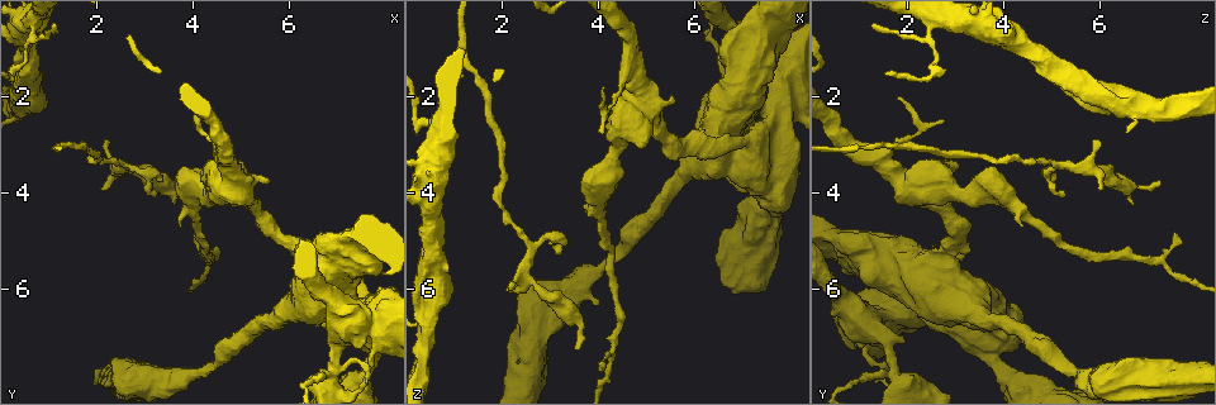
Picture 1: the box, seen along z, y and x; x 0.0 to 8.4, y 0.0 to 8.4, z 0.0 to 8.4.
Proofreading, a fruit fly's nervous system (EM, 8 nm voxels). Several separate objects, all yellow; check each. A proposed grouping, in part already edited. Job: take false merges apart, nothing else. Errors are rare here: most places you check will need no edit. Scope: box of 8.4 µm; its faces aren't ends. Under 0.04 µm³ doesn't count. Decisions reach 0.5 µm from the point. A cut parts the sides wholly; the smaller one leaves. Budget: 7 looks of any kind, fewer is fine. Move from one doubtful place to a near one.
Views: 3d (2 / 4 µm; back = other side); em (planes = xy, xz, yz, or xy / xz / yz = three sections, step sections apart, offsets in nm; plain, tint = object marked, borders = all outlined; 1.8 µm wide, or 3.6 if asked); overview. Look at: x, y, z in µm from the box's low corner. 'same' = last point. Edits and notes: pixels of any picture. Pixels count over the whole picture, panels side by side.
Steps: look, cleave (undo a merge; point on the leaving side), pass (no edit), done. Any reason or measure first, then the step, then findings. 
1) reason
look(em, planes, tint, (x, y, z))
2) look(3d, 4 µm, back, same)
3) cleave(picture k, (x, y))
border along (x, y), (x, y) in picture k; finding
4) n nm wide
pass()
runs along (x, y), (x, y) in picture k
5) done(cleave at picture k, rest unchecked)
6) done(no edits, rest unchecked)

a narrow waist
look(3d, 2 µm, (2.60, 3.50, 5.85))

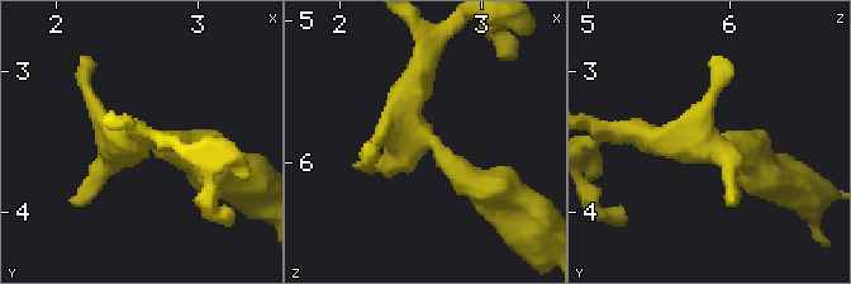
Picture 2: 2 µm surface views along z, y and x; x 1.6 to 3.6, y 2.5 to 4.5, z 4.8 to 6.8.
look(em, planes, tint, (2.66, 3.48, 5.86))

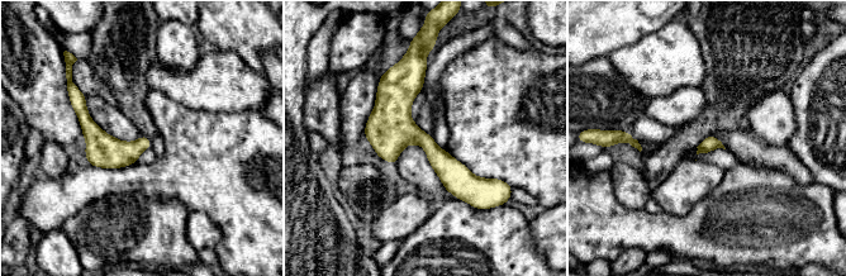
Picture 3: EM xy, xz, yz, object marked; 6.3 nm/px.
100 nm wide
pass()
all the same neuron

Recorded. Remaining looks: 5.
two arms in line, one across
look(3d, 4 µm, (6.95, 7.75, 1.70))

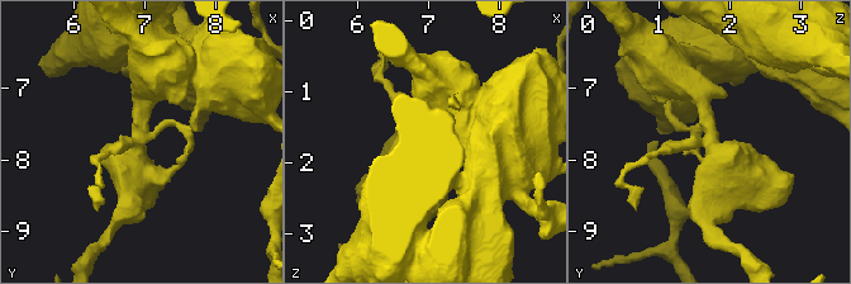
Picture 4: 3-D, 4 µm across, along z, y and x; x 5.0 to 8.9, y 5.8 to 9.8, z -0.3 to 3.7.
now the EM
look(em, 3.6 µm, xy, step 4, tint, (6.90, 7.70, 1.70))

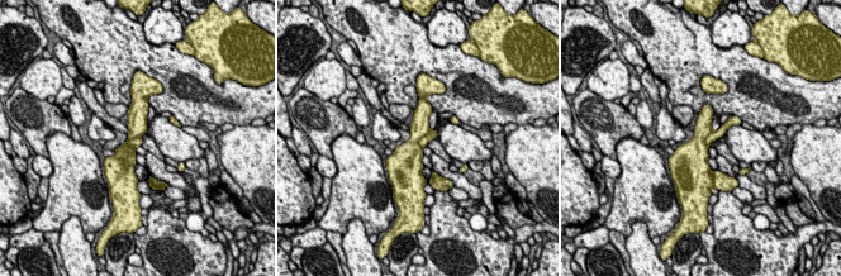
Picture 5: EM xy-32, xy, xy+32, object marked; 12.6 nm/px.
cut it another way
look(em, 3.6 µm, planes, borders, same)

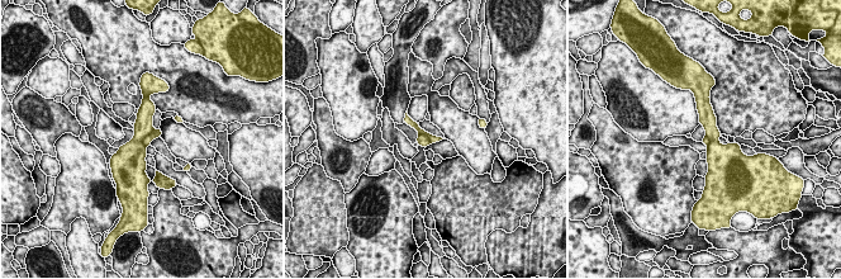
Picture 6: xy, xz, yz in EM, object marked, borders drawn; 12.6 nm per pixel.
pass()
all the same neuron

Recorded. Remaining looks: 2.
sharp bend
look(em, 3.6 µm, yz, step 8, plain, (6.30, 5.05, 3.10))

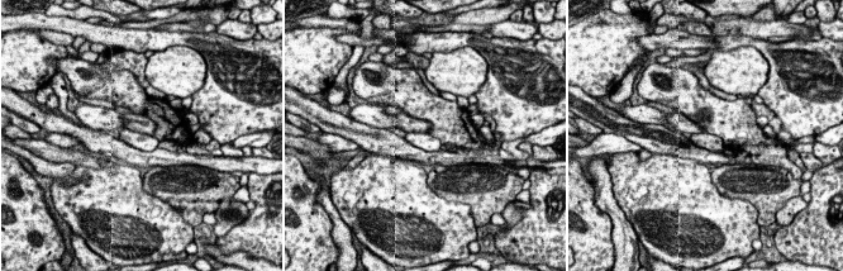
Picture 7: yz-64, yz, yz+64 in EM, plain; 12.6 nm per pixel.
where the object lies
look(em, 3.6 µm, yz, step 8, tint, same)

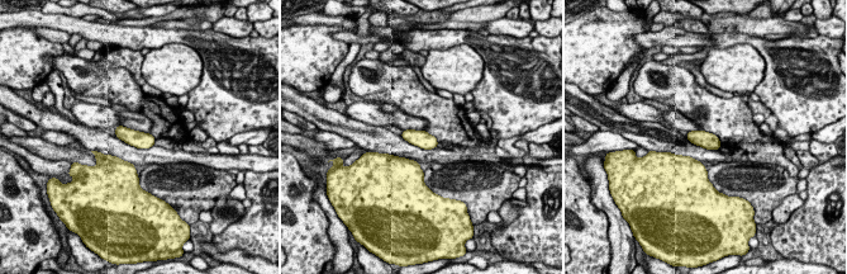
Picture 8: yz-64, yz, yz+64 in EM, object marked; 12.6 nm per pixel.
220 nm wide
pass()
one neuron here

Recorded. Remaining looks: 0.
done(no edits, rest unchecked)

